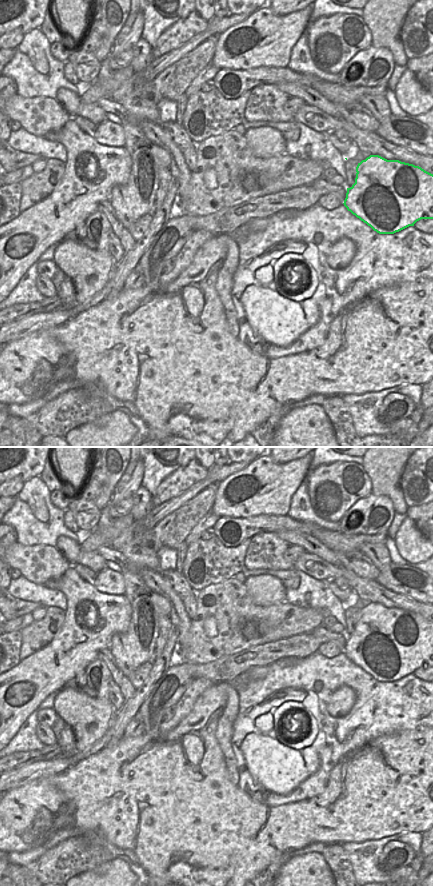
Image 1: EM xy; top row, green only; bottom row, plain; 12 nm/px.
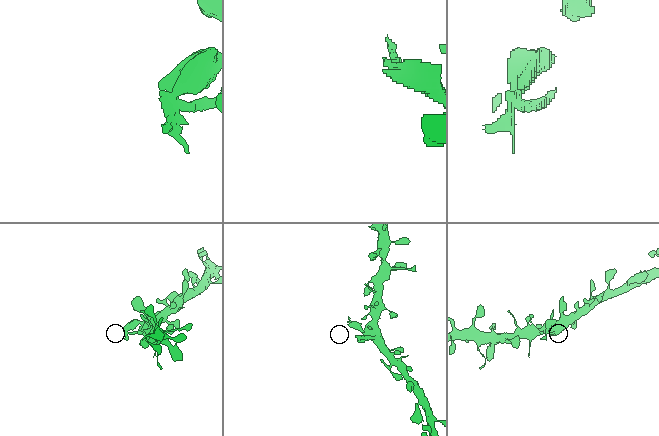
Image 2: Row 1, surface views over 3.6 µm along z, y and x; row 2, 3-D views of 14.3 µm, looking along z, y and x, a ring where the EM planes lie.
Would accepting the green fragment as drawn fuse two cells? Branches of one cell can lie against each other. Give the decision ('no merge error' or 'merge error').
merge error

